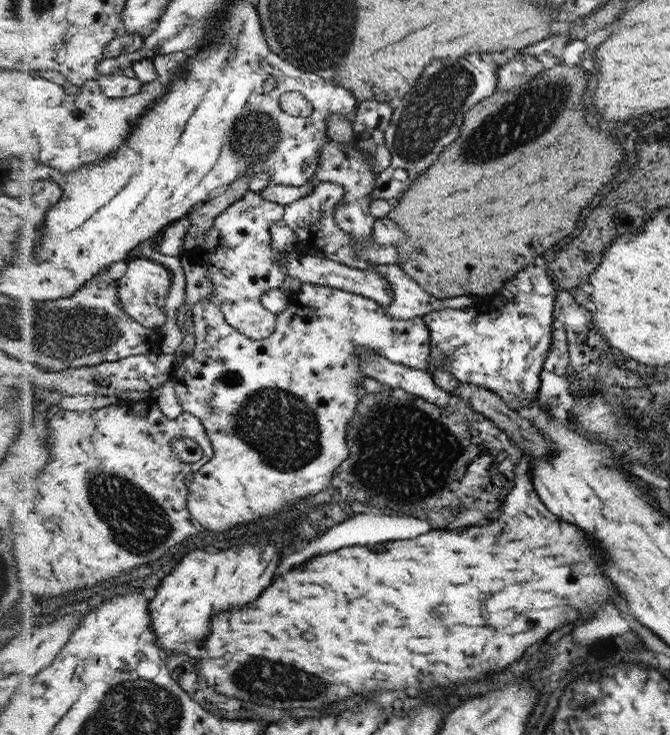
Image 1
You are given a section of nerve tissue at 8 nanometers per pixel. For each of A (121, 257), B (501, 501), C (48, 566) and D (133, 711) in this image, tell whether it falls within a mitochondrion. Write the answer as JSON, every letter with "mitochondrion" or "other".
{"A":"other","B":"other","C":"other","D":"mitochondrion"}

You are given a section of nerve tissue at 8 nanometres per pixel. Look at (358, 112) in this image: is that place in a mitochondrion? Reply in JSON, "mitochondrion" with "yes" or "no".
{"mitochondrion":"no"}

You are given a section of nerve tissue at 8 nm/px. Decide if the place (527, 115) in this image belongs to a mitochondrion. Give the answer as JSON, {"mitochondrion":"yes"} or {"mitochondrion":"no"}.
{"mitochondrion":"yes"}

